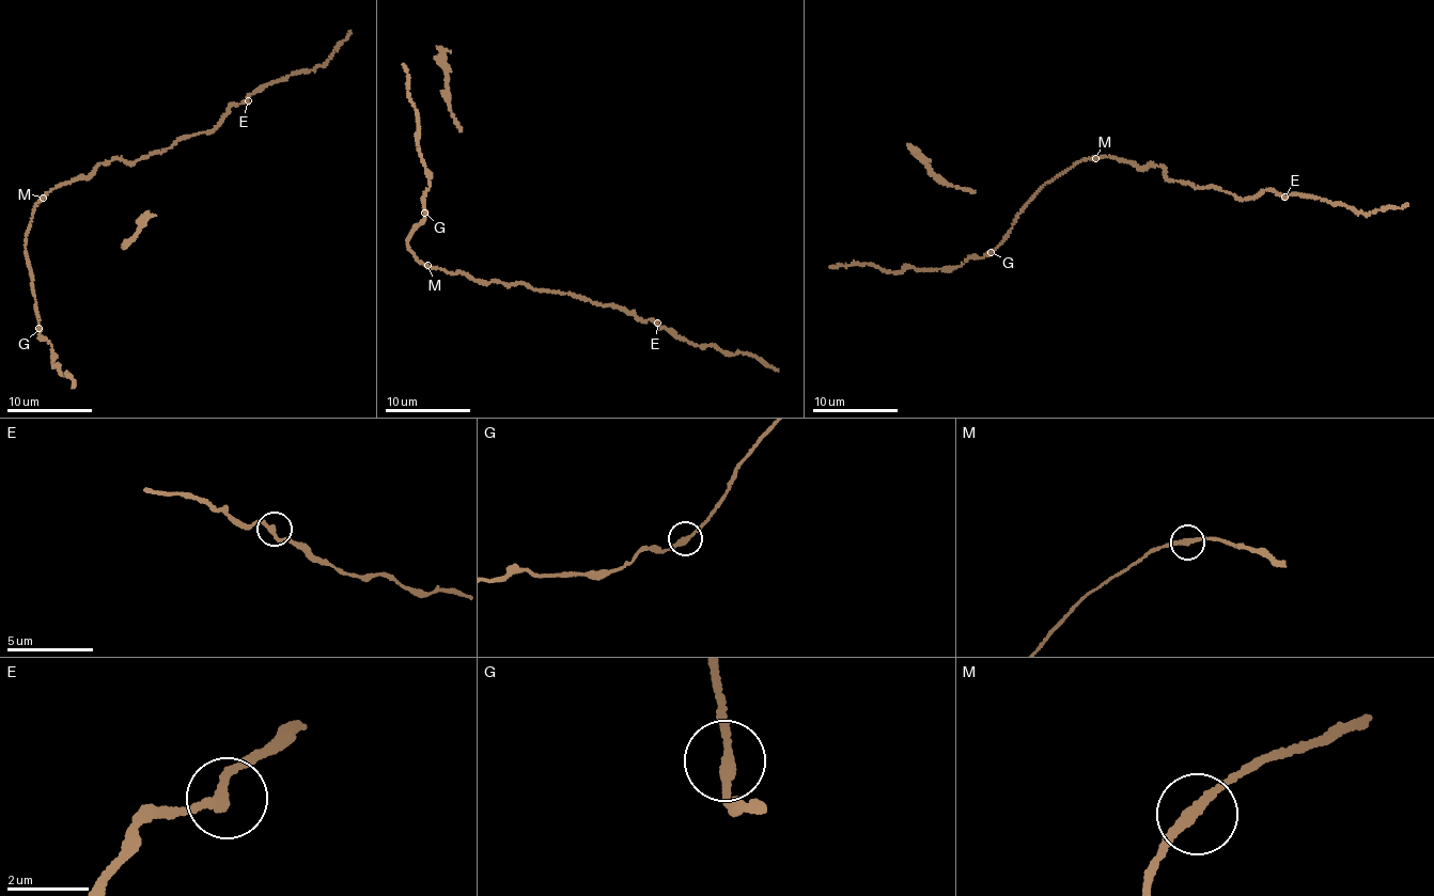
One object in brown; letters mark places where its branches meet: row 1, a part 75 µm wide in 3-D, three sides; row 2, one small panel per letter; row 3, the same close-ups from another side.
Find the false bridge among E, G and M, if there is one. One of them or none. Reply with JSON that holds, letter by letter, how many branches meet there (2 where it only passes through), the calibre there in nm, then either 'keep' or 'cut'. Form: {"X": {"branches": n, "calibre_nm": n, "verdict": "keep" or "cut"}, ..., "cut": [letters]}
{"E": {"branches": 2, "calibre_nm": 240, "verdict": "keep"}, "G": {"branches": 2, "calibre_nm": 240, "verdict": "keep"}, "M": {"branches": 2, "calibre_nm": 240, "verdict": "keep"}, "cut": []}

